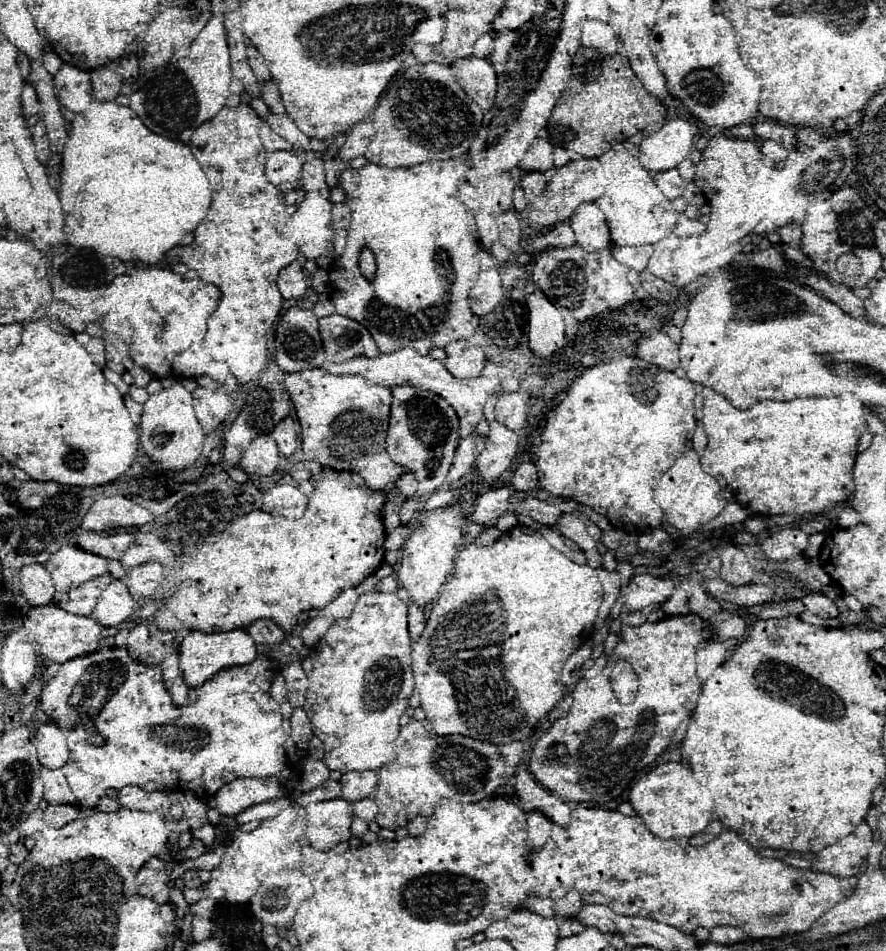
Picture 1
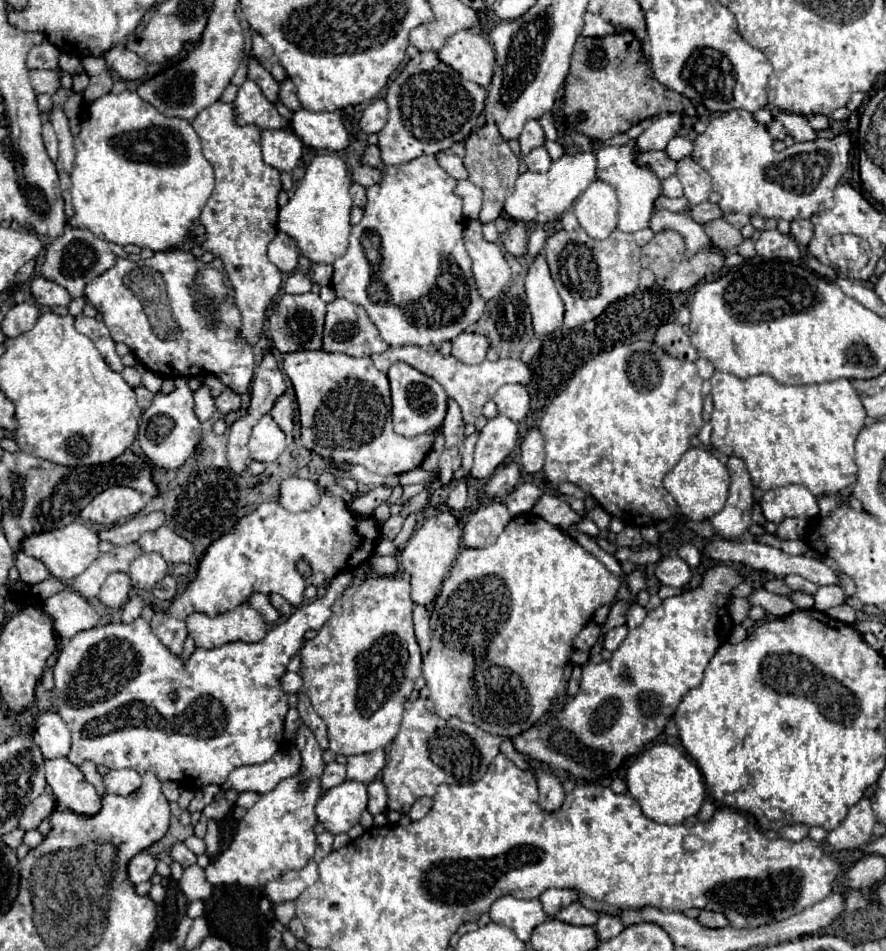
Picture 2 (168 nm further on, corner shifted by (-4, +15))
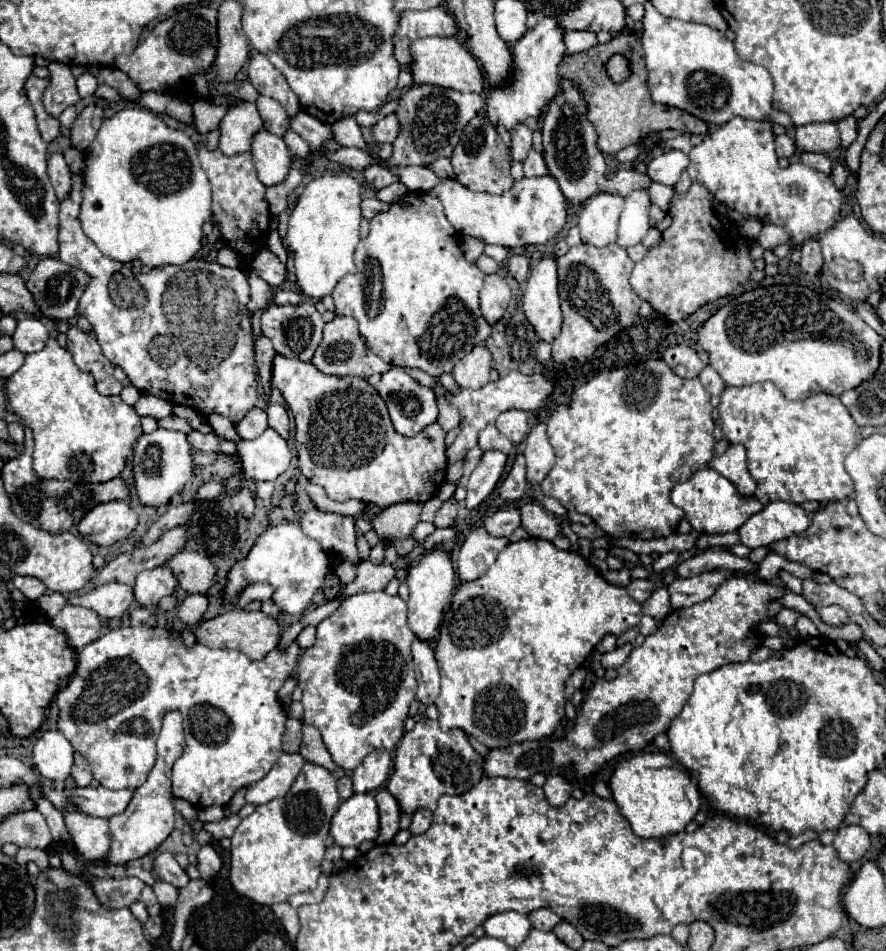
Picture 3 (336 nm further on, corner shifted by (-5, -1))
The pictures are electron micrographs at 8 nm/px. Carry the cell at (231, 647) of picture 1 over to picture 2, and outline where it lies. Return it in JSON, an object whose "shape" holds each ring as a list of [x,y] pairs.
{"shape":[[[248,602],[218,616],[194,612],[186,618],[186,624],[188,634],[200,648],[216,648],[226,642],[238,640],[260,642],[268,632],[268,624],[264,622],[262,614],[254,610]]]}

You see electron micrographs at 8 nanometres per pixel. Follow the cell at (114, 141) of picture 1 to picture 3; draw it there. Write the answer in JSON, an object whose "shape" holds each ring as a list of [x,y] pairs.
{"shape":[[[131,106],[103,120],[93,144],[85,150],[83,200],[79,220],[85,236],[107,256],[119,262],[141,260],[149,268],[165,264],[185,264],[191,260],[203,238],[203,224],[211,216],[209,178],[205,176],[197,148],[183,130],[173,130],[147,108]]]}

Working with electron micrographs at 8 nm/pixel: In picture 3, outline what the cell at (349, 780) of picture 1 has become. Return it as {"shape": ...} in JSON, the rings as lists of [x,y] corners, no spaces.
{"shape":[[[377,750],[373,754],[369,754],[363,764],[359,768],[355,768],[353,772],[353,790],[357,794],[365,794],[365,792],[375,792],[377,788],[381,788],[391,772],[391,754],[387,750]]]}

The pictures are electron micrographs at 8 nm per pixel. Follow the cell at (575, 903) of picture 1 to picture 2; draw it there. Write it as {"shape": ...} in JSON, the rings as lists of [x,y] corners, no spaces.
{"shape":[[[550,888],[540,896],[542,908],[546,912],[546,916],[556,916],[562,908],[566,908],[568,904],[576,902],[578,896],[572,890],[560,890],[560,888]]]}

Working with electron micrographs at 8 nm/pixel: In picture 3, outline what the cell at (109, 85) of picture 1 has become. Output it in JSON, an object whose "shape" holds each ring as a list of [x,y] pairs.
{"shape":[[[89,104],[79,114],[79,120],[75,120],[71,130],[71,144],[77,150],[87,150],[87,146],[93,142],[99,126],[103,122],[103,108],[99,104]]]}

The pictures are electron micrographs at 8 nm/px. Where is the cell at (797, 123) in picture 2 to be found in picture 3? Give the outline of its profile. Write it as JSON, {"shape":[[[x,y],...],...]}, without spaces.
{"shape":[[[797,152],[799,154],[799,160],[823,174],[831,174],[831,158],[827,154],[821,154],[821,152]]]}

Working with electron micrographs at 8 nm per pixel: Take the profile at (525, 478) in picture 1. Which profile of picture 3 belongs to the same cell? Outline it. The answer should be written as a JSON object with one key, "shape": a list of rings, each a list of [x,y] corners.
{"shape":[[[535,424],[525,440],[523,456],[527,460],[527,482],[539,484],[553,468],[553,448],[545,434],[545,424]]]}

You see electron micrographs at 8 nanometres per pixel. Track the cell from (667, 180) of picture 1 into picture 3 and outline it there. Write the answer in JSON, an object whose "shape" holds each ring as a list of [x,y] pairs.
{"shape":[[[573,86],[569,92],[561,92],[555,96],[555,100],[547,106],[543,114],[543,156],[549,168],[549,174],[557,180],[559,188],[563,190],[565,198],[573,204],[581,204],[583,200],[591,198],[599,192],[611,192],[619,196],[627,196],[629,192],[637,188],[649,188],[651,178],[647,174],[639,174],[635,170],[621,170],[617,176],[607,178],[608,167],[604,155],[595,146],[595,130],[591,122],[585,118],[585,102],[579,94],[579,90]]]}

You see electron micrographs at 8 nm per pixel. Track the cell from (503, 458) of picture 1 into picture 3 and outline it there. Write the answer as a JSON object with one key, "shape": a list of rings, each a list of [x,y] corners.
{"shape":[[[487,450],[479,462],[479,466],[473,470],[469,484],[467,484],[467,508],[477,508],[496,487],[503,470],[505,470],[507,454],[501,450]]]}

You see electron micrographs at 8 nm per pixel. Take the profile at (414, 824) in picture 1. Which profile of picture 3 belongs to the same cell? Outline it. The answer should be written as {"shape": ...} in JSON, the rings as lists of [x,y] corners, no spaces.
{"shape":[[[417,810],[413,814],[413,822],[409,826],[409,832],[411,834],[423,834],[423,832],[427,832],[429,826],[431,826],[431,816],[433,816],[431,810]]]}

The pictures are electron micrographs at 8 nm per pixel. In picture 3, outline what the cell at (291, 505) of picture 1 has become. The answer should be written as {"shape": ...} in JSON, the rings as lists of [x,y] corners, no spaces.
{"shape":[[[311,508],[301,516],[299,524],[305,536],[319,540],[327,552],[337,552],[337,556],[353,564],[359,562],[359,552],[355,546],[355,520],[353,518]]]}

